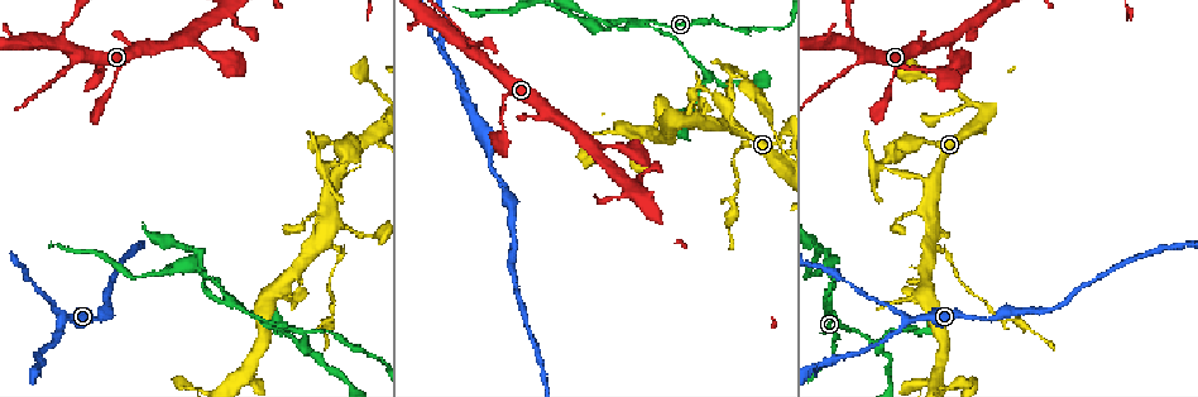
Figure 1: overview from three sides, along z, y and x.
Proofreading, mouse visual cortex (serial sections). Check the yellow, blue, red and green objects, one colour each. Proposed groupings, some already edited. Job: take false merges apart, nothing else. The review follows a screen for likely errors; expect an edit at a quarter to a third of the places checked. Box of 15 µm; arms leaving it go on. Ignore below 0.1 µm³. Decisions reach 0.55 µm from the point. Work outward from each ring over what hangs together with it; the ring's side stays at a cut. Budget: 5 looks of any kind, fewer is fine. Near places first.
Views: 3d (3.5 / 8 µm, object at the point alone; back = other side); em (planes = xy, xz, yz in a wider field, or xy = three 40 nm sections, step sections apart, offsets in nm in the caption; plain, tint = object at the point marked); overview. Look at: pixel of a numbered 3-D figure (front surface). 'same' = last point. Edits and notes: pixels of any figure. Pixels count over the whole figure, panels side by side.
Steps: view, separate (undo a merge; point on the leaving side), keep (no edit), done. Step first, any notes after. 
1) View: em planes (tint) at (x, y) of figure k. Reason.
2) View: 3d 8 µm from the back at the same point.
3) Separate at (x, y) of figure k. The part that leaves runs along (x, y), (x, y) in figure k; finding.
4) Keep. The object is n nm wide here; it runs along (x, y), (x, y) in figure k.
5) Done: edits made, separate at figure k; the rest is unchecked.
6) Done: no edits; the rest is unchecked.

View: 3d 3.5 µm at (881, 166) of figure 1. Thin neck.

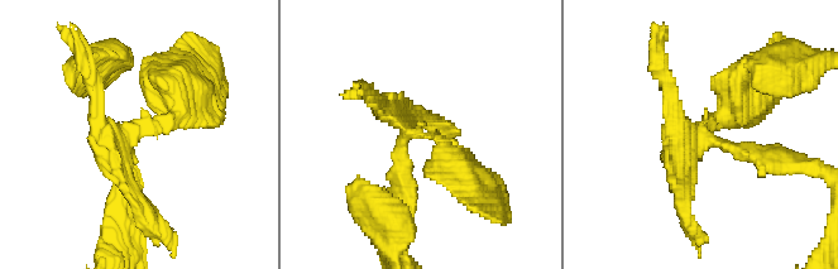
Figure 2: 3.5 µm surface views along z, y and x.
View: em xy step 5 (tint) at (429, 135) of figure 2.

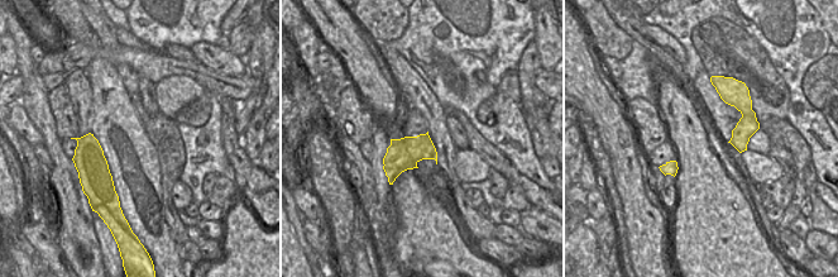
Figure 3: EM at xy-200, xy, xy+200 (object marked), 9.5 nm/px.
Separate at (109, 138) of figure 2. The part that leaves runs along (118, 139), (168, 120), (199, 89) in figure 2; two cells meet here.

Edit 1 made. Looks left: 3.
View: 3d 8 µm at (748, 140) of figure 1. Abrupt turn.

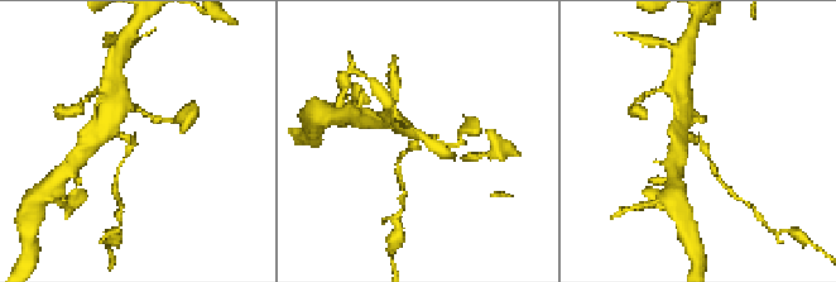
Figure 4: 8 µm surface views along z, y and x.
View: 3d 3.5 µm at (696, 140) of figure 4.

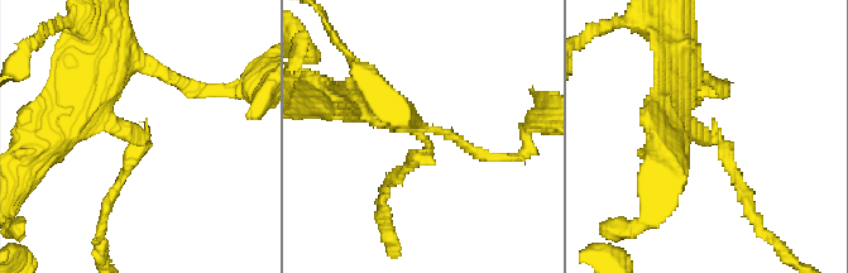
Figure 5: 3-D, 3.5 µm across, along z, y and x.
Separate at (734, 172) of figure 5. The part that leaves runs along (709, 135), (726, 147), (758, 224) in figure 5; a second cell is stuck on.

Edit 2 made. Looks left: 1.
Done: edits made, separate at figure 2, separate at figure 5; the rest is unchecked.

